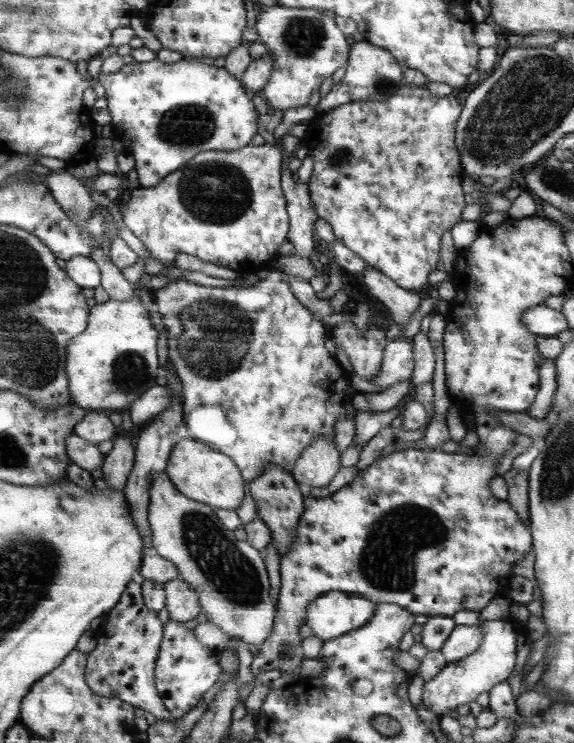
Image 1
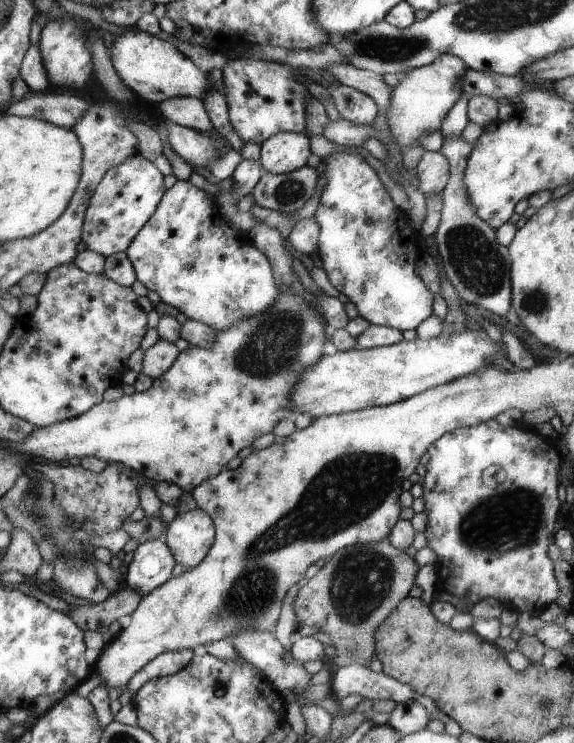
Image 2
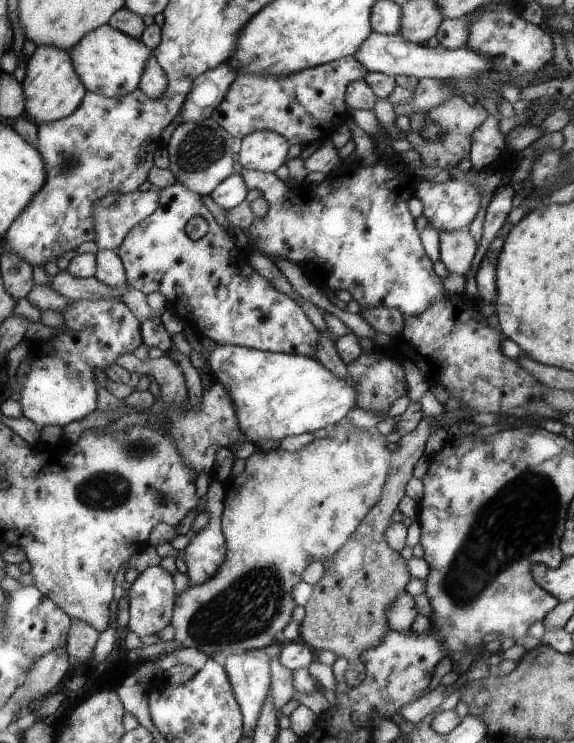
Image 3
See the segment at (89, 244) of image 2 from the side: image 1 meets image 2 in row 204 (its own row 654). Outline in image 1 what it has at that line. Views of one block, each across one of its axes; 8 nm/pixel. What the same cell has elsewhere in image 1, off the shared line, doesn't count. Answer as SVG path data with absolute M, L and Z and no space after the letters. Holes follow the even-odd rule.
M135 572L133 581L120 596L120 602L106 614L107 622L97 628L97 644L83 663L83 673L88 687L97 696L117 697L119 700L127 701L134 708L150 713L161 722L175 723L179 719L173 719L169 711L165 710L154 687L153 669L163 638L162 623L157 615L149 612L143 604L141 582L141 576Z

